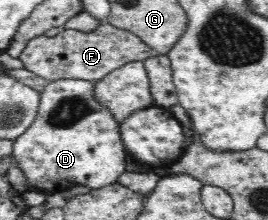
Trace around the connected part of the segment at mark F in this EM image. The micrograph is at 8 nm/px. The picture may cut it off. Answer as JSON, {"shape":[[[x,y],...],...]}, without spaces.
{"shape":[[[104,22],[95,27],[93,32],[65,29],[53,38],[37,36],[27,42],[19,60],[25,69],[47,81],[63,78],[98,81],[129,62],[144,62],[153,56],[156,56],[156,51],[140,40],[139,36]]]}

